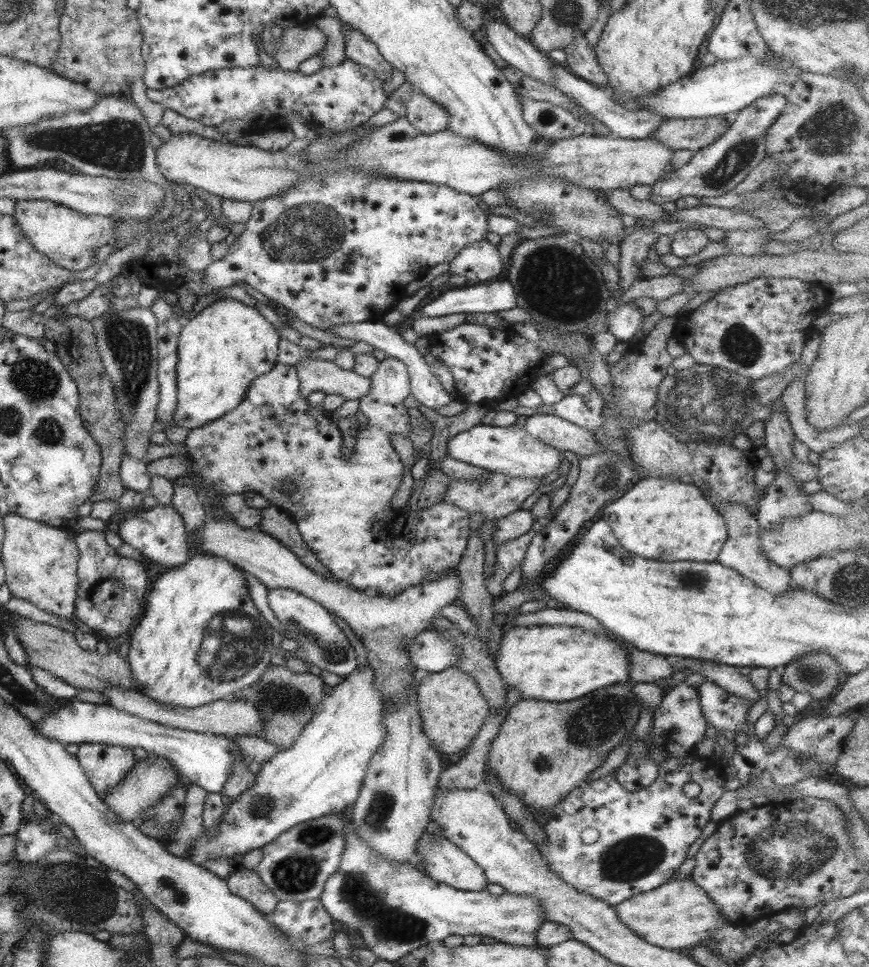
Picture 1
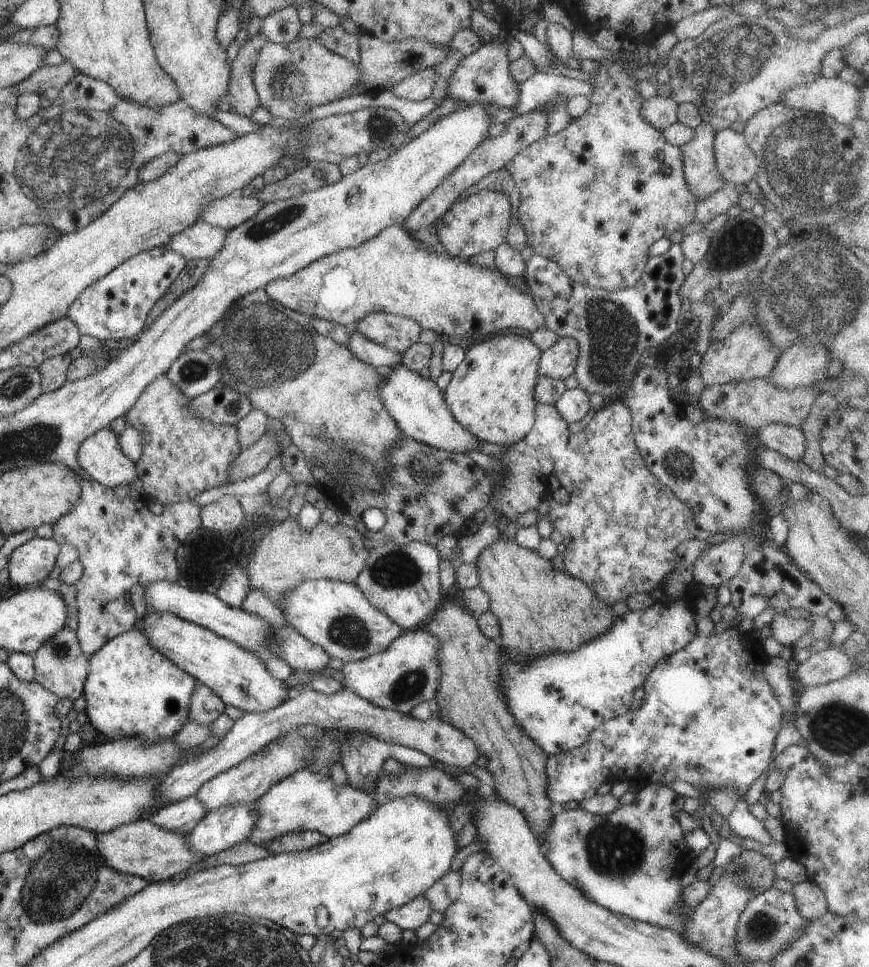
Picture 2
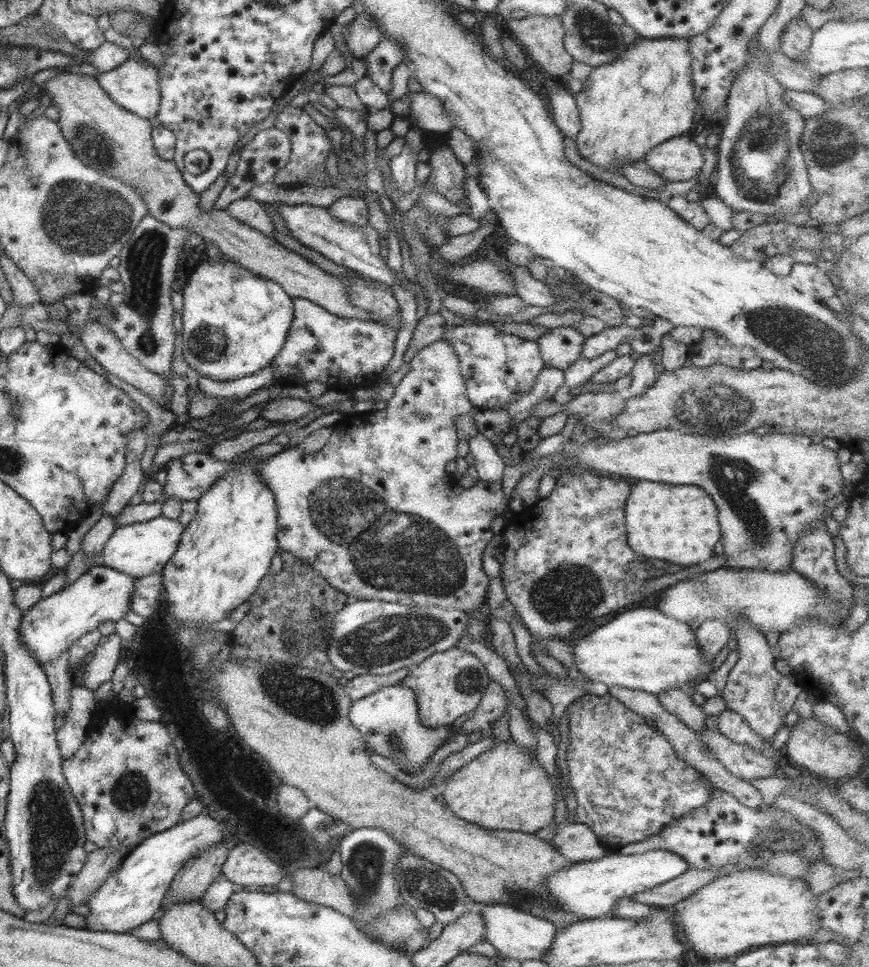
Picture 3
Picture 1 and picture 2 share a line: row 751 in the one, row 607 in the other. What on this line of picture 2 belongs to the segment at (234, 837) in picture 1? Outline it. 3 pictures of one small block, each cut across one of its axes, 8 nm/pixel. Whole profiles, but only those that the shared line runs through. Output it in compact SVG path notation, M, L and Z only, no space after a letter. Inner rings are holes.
M327 579L305 580L301 584L297 584L291 592L287 592L281 602L275 602L274 605L283 613L286 624L296 630L297 634L301 634L309 642L321 646L331 658L339 658L343 663L361 660L375 652L385 650L394 638L401 636L401 633L404 632L383 612L379 612L375 606L371 606L354 582L343 583Z

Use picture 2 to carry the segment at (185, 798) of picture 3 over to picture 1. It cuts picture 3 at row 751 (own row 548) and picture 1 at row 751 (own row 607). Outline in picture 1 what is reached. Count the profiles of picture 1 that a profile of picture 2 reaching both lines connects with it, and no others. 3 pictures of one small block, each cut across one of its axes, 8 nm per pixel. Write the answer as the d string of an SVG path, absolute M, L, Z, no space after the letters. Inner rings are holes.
M81 744L74 754L93 790L104 796L105 790L115 788L136 760L132 749L105 744Z

